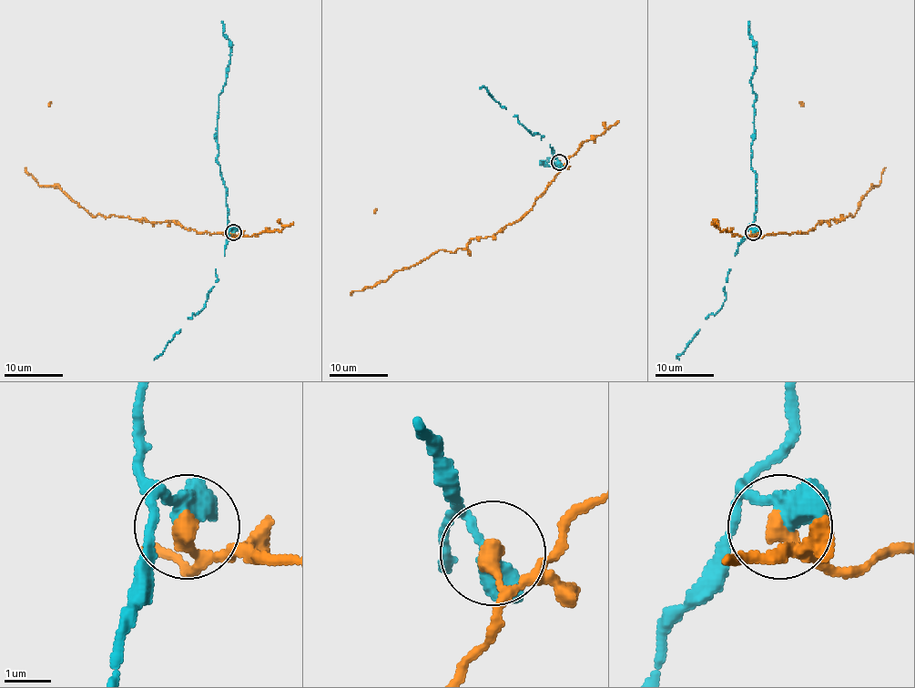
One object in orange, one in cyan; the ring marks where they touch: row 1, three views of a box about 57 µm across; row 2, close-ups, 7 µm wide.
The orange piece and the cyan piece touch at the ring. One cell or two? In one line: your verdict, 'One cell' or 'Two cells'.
Two cells

